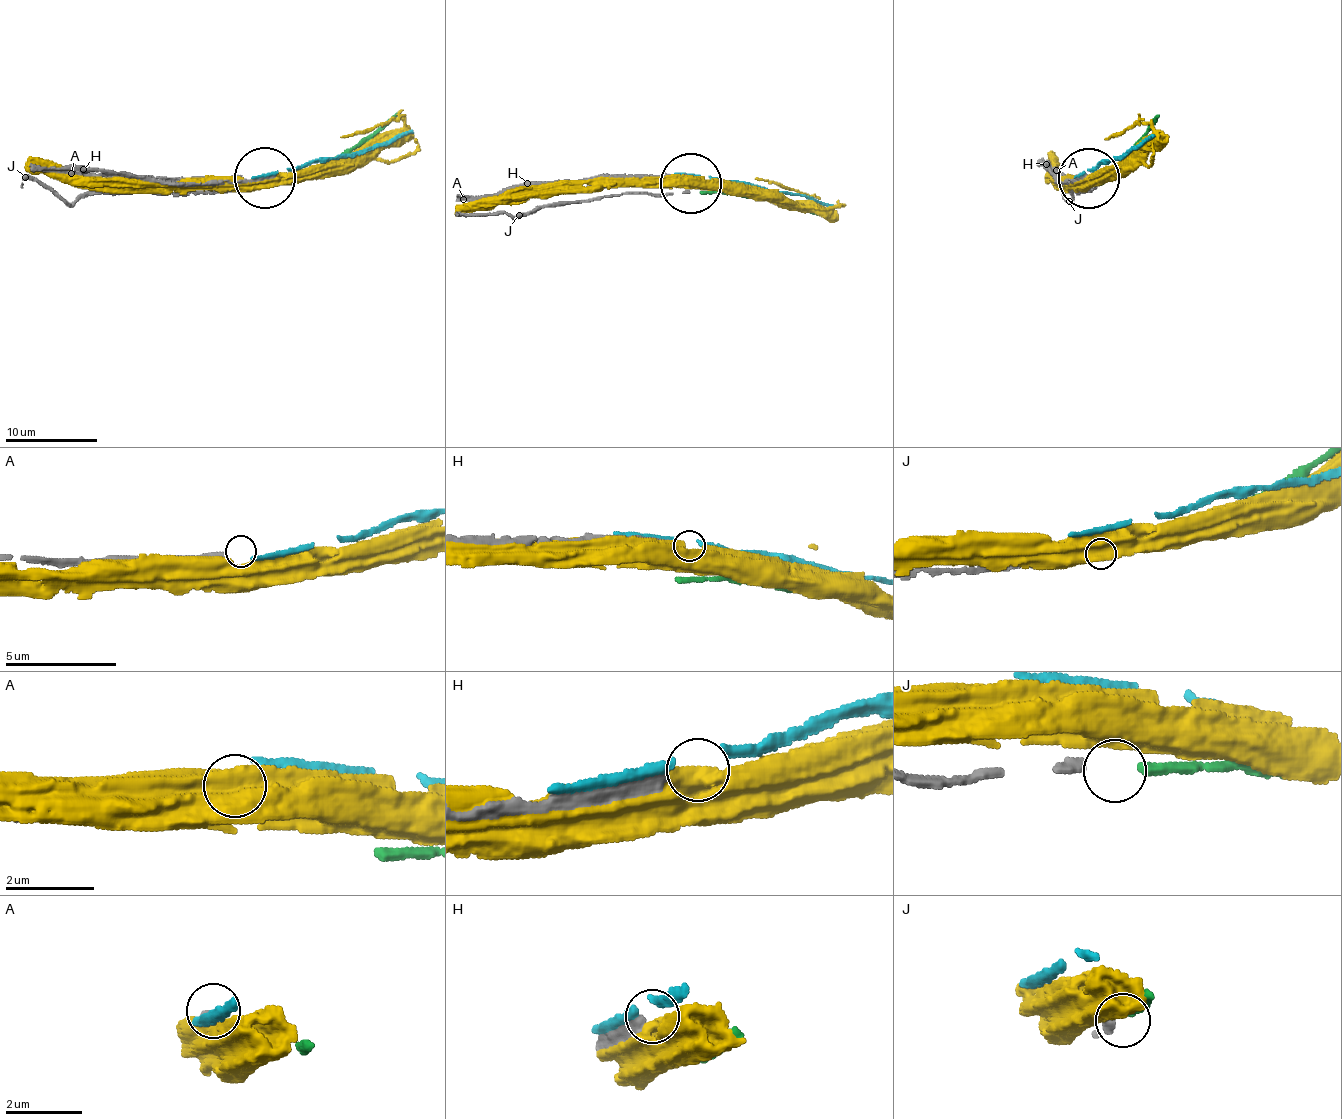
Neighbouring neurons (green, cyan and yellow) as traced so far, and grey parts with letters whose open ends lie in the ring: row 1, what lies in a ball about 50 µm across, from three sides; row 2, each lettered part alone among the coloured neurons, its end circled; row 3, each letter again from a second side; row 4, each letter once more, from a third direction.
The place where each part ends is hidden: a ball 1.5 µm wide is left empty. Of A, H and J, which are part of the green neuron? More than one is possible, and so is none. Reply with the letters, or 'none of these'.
J

